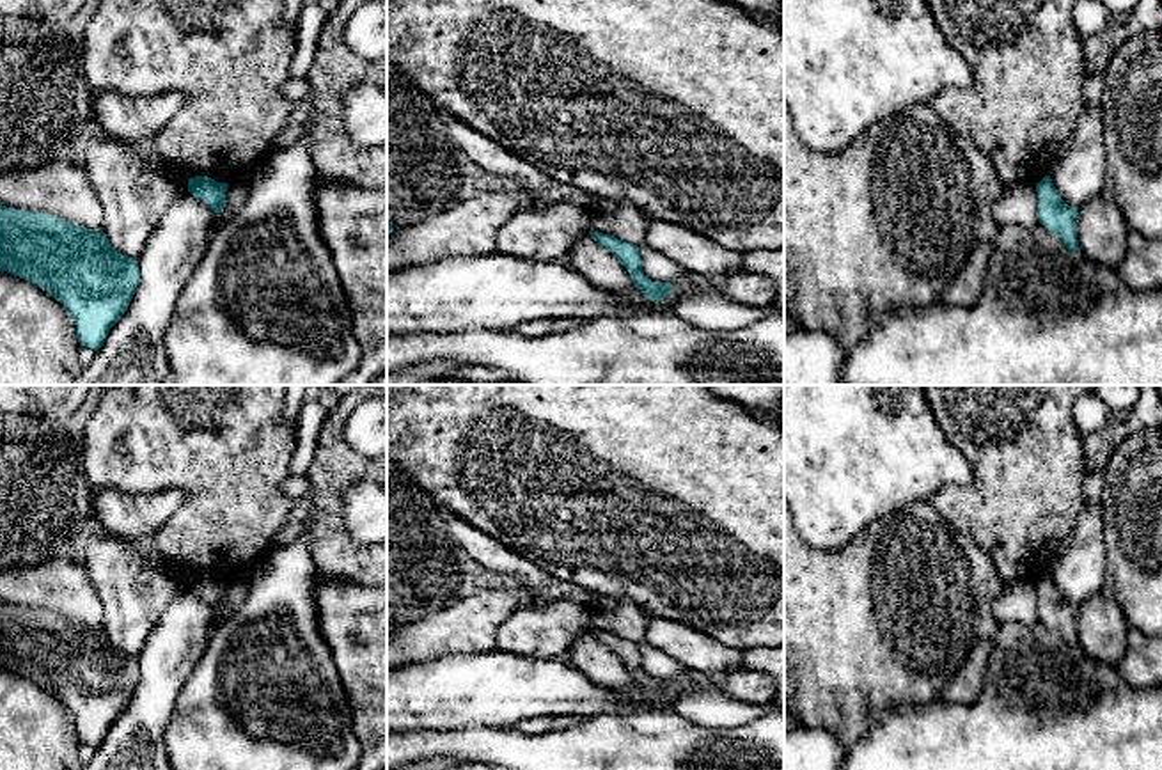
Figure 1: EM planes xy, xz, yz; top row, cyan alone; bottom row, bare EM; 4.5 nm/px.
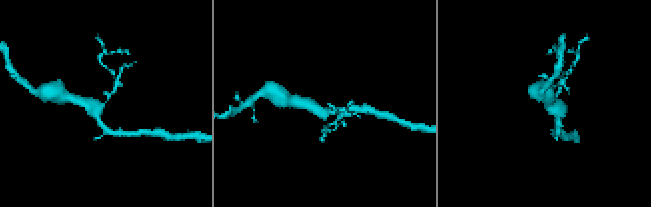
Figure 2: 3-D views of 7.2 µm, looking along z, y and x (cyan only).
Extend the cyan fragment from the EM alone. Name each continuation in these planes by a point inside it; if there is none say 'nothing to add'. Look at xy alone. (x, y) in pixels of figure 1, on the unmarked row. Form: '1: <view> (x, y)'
nothing to add

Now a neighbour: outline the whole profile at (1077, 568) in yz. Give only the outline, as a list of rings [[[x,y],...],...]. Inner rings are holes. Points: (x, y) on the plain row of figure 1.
[[[1084,502],[1072,532],[1054,552],[1048,573],[1068,603],[1079,605],[1102,593],[1105,545],[1100,502]]]

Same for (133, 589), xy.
[[[105,532],[89,541],[82,561],[105,610],[103,630],[119,651],[138,656],[165,609],[188,589],[188,578],[174,580],[145,543]]]

